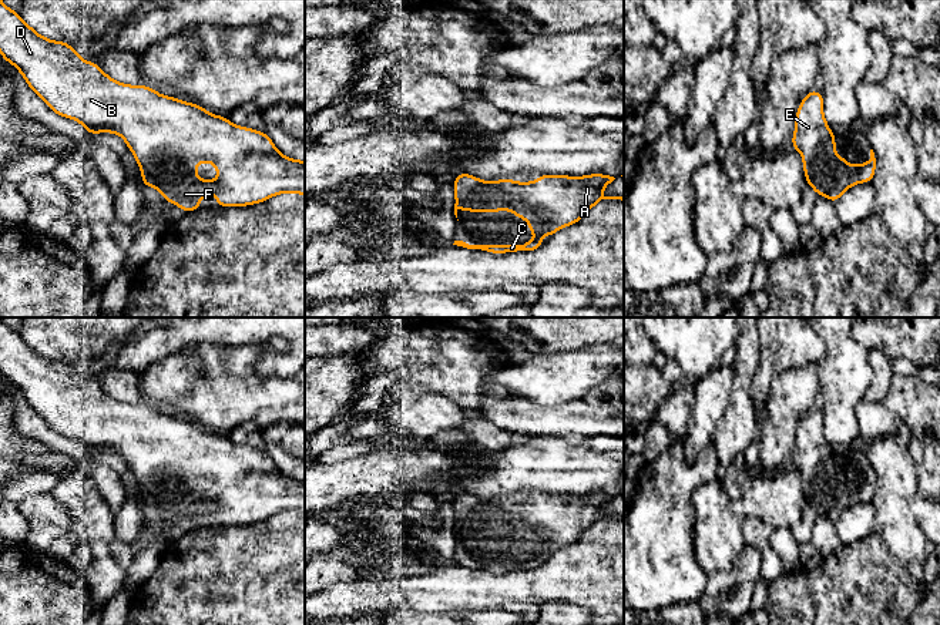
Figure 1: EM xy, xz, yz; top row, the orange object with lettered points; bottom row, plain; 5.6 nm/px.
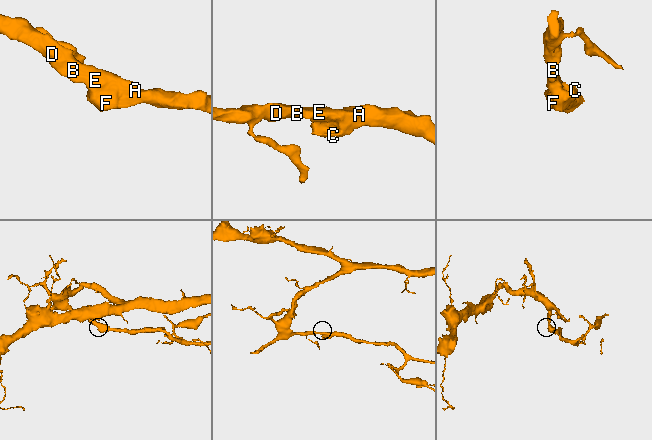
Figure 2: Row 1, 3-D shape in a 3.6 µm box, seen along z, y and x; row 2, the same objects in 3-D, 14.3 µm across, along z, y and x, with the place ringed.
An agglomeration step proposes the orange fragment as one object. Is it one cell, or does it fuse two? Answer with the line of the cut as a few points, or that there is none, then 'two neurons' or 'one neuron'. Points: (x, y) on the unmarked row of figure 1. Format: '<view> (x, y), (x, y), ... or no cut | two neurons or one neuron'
no cut | one neuron

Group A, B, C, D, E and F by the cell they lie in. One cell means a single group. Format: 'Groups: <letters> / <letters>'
Groups: A B C D E F

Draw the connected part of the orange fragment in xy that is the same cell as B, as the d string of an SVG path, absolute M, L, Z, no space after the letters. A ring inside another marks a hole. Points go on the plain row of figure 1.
M1 319L0 373L56 433L81 441L90 453L122 456L138 481L142 504L160 508L165 520L185 531L201 528L199 518L212 513L218 515L215 525L254 524L283 511L305 514L305 480L282 474L266 451L234 444L226 436L161 414L147 404L118 401L97 382L83 379L68 362L41 356ZM202 480L218 487L215 500L195 494Z

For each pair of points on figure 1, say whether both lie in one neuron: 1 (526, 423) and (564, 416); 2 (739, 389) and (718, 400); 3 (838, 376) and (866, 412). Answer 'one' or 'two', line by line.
1: one
2: two
3: two

